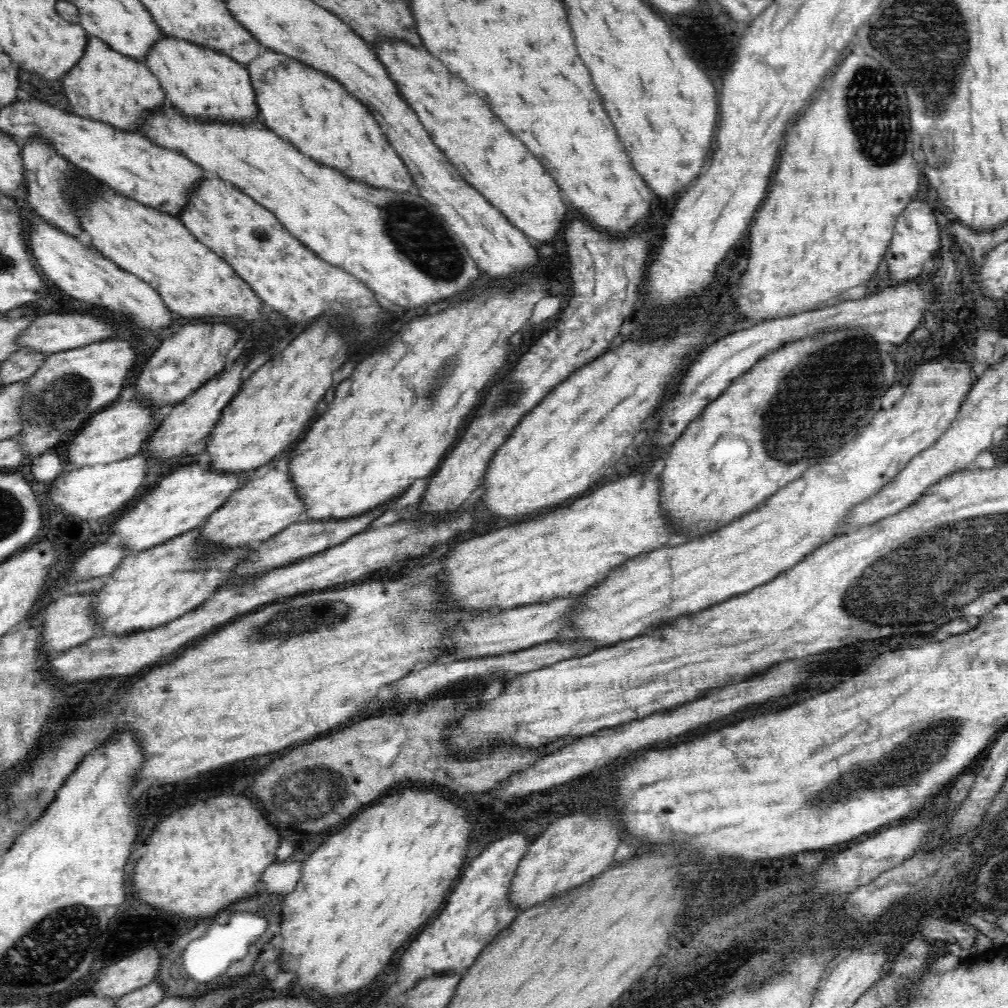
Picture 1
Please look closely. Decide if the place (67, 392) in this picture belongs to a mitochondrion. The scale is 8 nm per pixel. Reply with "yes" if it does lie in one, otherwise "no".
yes

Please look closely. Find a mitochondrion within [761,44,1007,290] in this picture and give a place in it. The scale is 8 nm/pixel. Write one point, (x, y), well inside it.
(881, 139)

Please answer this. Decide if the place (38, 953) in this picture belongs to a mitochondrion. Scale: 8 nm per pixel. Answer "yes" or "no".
yes

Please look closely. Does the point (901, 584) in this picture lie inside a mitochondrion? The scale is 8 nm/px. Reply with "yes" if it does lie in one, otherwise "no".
yes

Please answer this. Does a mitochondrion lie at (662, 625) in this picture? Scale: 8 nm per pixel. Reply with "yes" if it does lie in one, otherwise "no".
no

